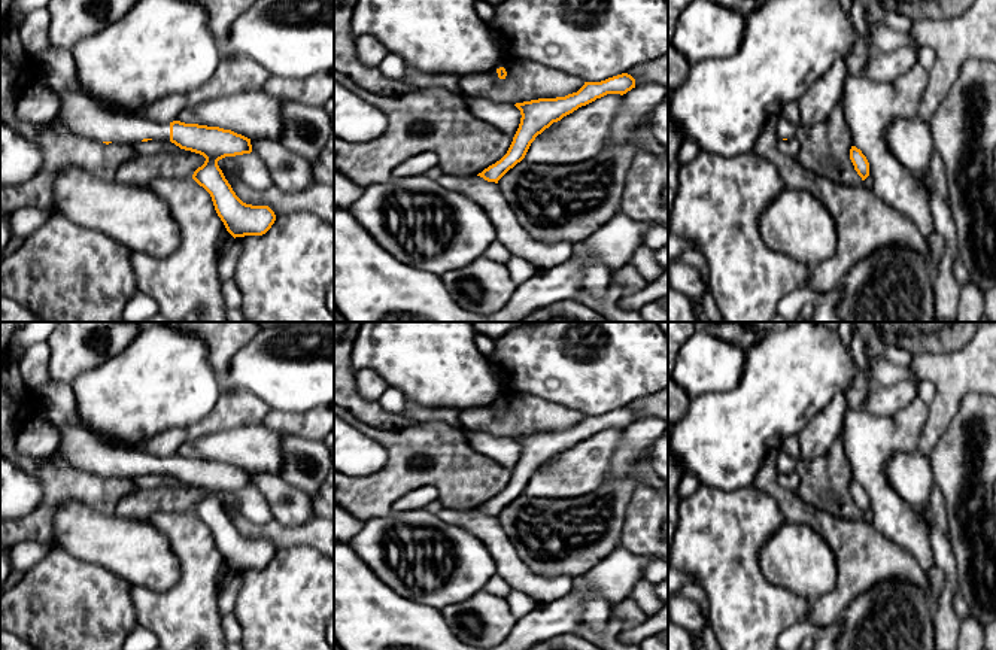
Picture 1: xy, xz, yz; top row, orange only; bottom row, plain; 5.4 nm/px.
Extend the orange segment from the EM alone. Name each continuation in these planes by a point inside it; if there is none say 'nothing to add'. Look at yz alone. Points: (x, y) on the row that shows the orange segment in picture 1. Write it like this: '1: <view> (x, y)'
1: yz (785, 130)

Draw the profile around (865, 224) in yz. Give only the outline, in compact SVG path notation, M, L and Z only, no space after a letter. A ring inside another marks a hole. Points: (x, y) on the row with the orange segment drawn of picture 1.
M771 116L754 143L753 152L777 167L789 189L808 191L830 213L836 225L836 249L811 271L814 295L826 295L847 276L851 267L881 247L905 247L920 253L933 273L930 250L917 227L881 201L871 188L830 182L778 149L777 118Z

